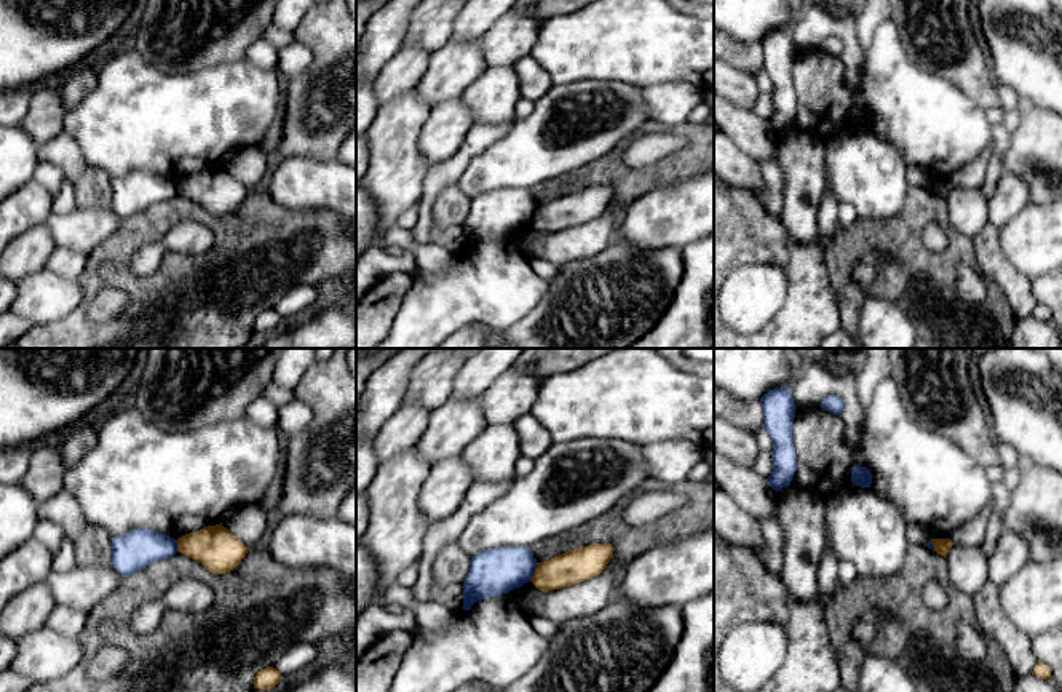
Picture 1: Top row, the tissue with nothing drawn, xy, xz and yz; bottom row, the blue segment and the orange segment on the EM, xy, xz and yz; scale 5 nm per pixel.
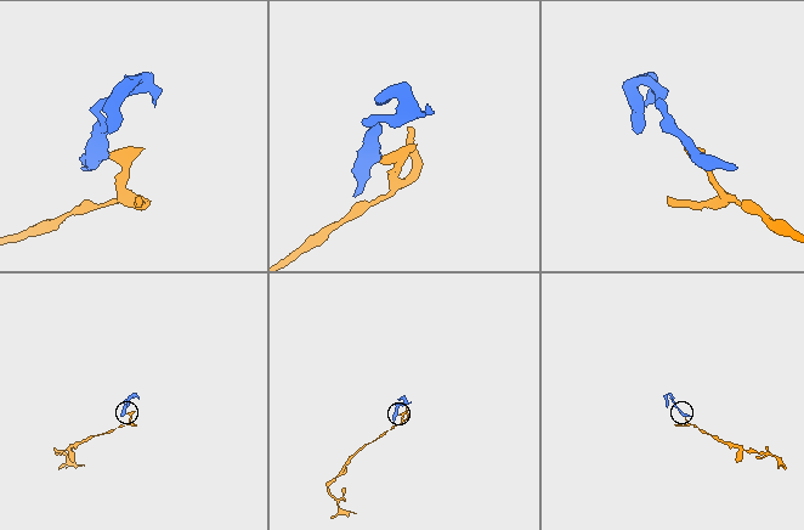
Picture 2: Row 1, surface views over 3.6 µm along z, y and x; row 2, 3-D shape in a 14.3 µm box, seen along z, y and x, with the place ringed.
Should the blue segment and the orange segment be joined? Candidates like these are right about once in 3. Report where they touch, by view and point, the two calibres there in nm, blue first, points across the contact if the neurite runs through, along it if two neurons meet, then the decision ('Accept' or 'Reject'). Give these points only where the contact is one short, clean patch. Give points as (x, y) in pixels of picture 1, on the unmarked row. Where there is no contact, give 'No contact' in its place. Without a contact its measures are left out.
Touches blue at xz (532, 214). Thickness 220 nm (blue) against 170 nm. Boundary: xz (537, 205), (529, 222). Reject

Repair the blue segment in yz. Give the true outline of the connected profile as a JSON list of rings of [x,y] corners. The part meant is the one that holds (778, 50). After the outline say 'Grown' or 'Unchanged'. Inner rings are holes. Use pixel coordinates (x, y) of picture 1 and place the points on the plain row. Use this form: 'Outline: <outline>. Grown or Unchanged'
Outline: [[[787,29],[770,32],[760,40],[760,46],[763,50],[763,70],[773,82],[773,113],[767,123],[778,134],[791,126],[797,112],[797,96],[792,83],[792,64],[797,50]]]. Unchanged

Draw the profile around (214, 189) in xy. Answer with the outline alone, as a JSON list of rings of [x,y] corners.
[[[222,165],[185,176],[176,184],[179,195],[201,205],[214,216],[233,213],[249,192]]]

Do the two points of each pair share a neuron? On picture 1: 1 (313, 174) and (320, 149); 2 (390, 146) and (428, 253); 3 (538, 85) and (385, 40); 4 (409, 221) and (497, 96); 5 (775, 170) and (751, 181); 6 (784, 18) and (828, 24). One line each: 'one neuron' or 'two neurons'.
1: two neurons
2: two neurons
3: two neurons
4: two neurons
5: two neurons
6: two neurons

